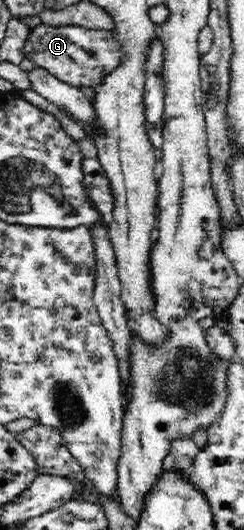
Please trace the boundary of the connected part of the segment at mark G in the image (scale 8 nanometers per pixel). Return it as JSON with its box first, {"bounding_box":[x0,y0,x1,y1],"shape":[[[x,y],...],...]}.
{"bounding_box":[23,22,122,89],"shape":[[[41,22],[31,29],[23,49],[23,56],[27,60],[33,60],[37,66],[49,70],[61,82],[72,83],[79,89],[81,86],[97,87],[102,76],[114,70],[122,57],[113,33],[105,30],[88,30],[73,24],[51,26]]]}

